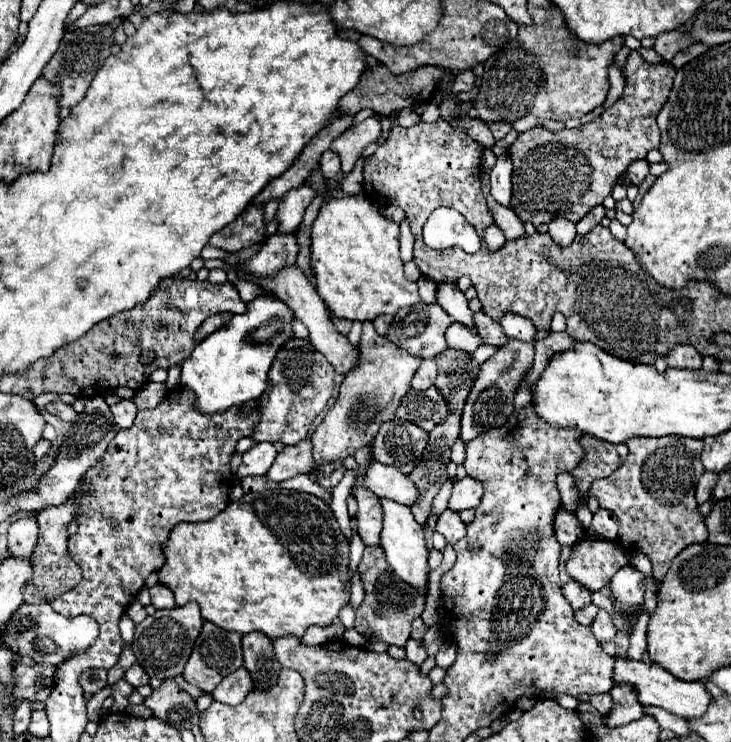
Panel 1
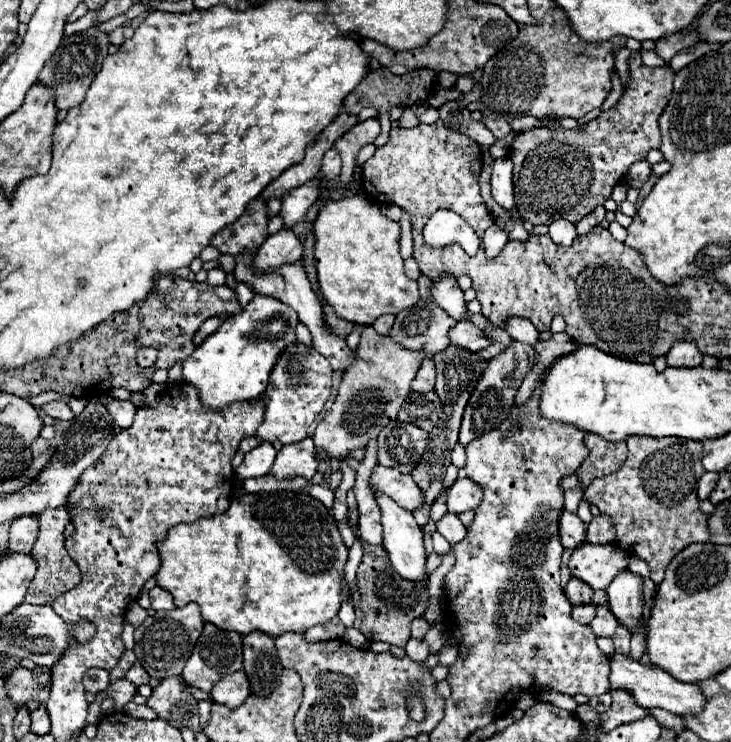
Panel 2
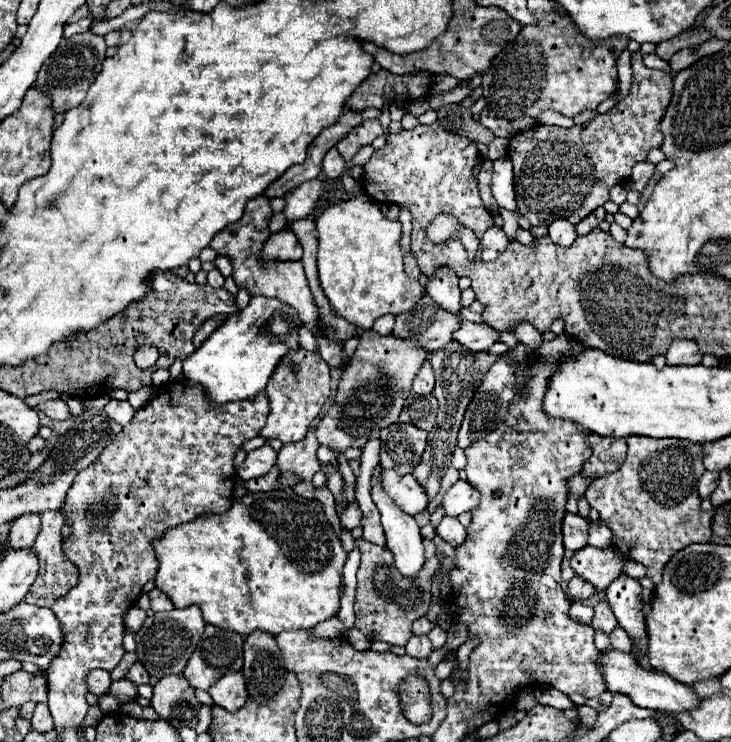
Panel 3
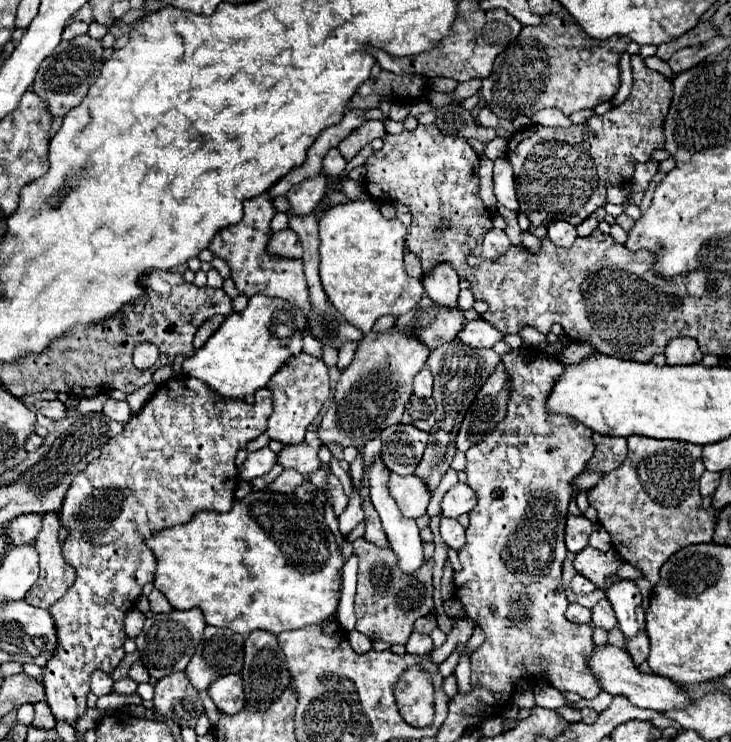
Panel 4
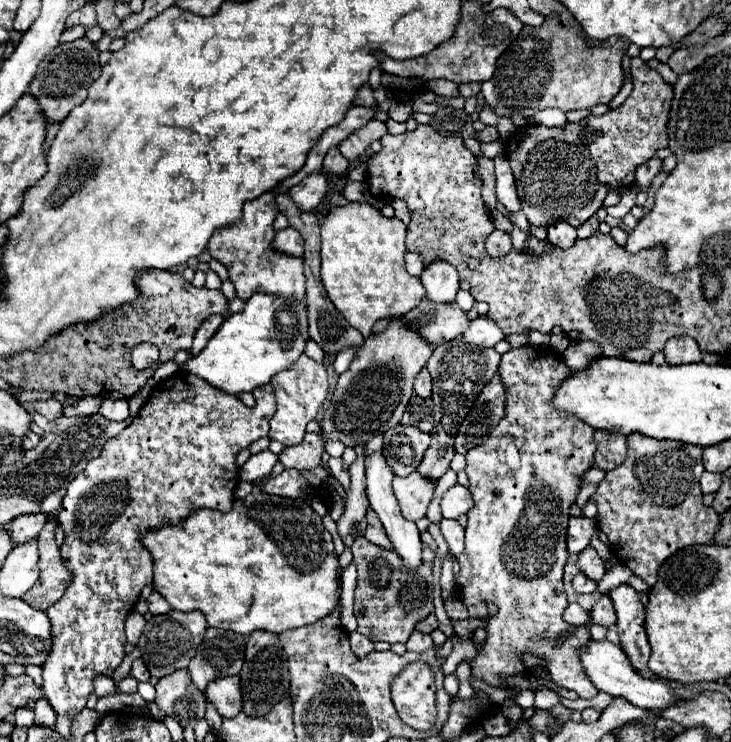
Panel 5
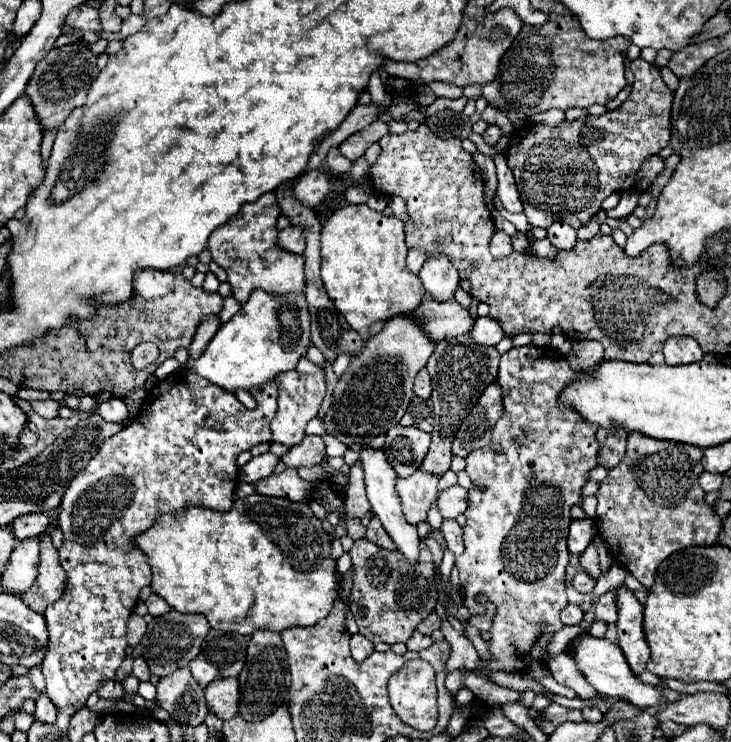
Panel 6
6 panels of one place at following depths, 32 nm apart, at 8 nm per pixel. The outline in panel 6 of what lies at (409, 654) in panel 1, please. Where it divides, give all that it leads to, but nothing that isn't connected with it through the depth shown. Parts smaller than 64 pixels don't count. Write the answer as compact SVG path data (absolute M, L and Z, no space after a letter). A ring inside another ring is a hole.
M418 630L410 636L410 640L406 642L406 646L408 646L408 650L416 650L416 652L422 652L422 650L426 650L426 648L430 648L434 644L434 640L430 638L430 636L424 636L424 634L420 634Z

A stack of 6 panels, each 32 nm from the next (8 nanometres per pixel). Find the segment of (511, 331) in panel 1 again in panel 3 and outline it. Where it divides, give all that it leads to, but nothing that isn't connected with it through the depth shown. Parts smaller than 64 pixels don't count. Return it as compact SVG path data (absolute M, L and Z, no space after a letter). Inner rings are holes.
M528 322L514 324L512 334L518 338L518 342L522 342L522 344L526 344L530 348L536 348L536 346L542 344L542 336L538 336L538 330L532 328L532 324L528 324Z

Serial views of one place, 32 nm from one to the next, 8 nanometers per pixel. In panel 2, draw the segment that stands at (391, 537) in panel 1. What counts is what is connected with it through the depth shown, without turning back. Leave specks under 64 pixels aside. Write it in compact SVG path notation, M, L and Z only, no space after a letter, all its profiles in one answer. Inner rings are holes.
M376 494L376 500L378 500L378 506L382 510L382 526L384 526L382 546L388 552L392 568L402 578L406 578L410 582L422 582L424 574L426 574L426 548L424 548L424 532L422 532L422 528L416 524L416 520L414 520L414 516L410 512L404 512L404 508L400 508L388 496Z

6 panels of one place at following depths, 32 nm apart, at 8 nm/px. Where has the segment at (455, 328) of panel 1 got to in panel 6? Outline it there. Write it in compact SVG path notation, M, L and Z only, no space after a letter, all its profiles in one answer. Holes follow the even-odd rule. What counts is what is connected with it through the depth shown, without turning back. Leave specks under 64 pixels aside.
M476 318L474 326L468 332L468 336L472 336L474 344L496 346L504 338L504 332L500 330L500 324L496 320L492 320L492 318Z

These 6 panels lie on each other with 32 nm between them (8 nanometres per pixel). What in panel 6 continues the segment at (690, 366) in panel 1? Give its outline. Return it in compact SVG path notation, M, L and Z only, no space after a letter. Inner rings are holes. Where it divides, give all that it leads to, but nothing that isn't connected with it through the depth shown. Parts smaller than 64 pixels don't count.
M680 336L668 338L662 352L666 356L666 364L670 364L670 366L700 362L702 356L704 356L704 352L696 344L696 340L692 340L690 336L684 336L684 338L680 338Z

